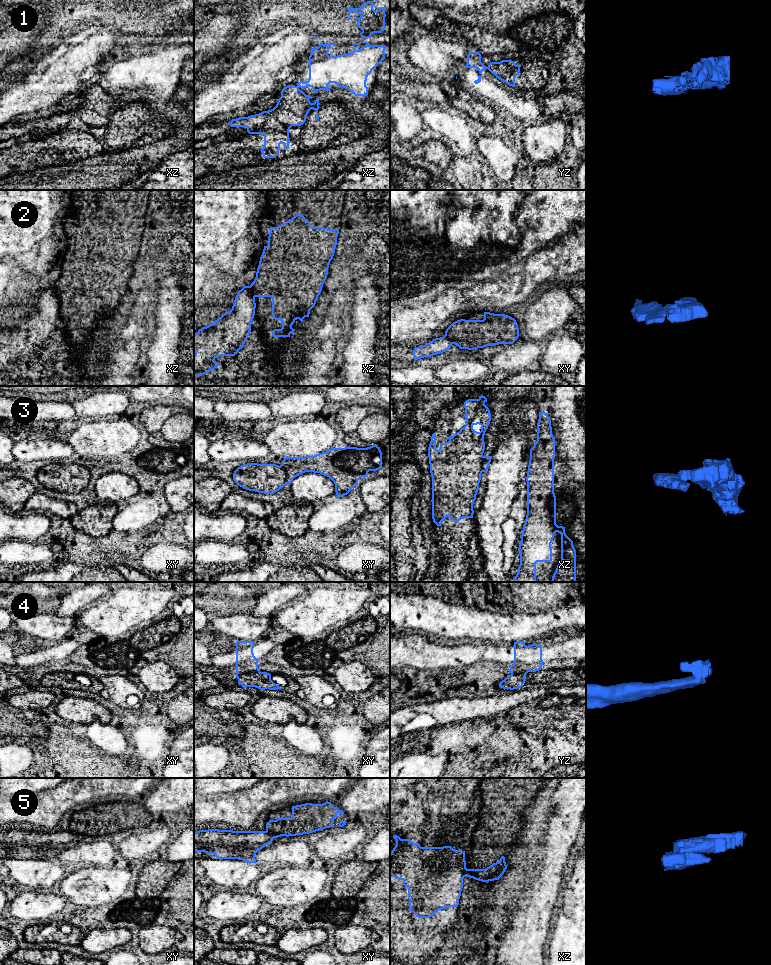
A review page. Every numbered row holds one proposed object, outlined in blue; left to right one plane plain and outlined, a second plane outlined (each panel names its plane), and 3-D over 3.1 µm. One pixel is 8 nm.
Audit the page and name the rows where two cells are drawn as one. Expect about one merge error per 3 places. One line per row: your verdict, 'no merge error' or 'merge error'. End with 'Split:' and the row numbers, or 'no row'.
1: merge error
2: merge error
3: merge error
4: merge error
5: merge error
Split: 1, 2, 3, 4, 5

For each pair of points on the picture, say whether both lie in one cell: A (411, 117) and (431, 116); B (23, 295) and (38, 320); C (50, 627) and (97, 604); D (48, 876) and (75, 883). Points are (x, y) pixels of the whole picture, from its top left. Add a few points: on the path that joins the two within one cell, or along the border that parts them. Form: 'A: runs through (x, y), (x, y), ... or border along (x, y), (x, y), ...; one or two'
A: border along (417, 110), (420, 116); two
B: border along (43, 289), (33, 310), (10, 306); two
C: border along (55, 613), (73, 620), (64, 638); two
D: border along (64, 878), (59, 883); two

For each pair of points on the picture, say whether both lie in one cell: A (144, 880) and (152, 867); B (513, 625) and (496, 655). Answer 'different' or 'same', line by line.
A: same
B: different

